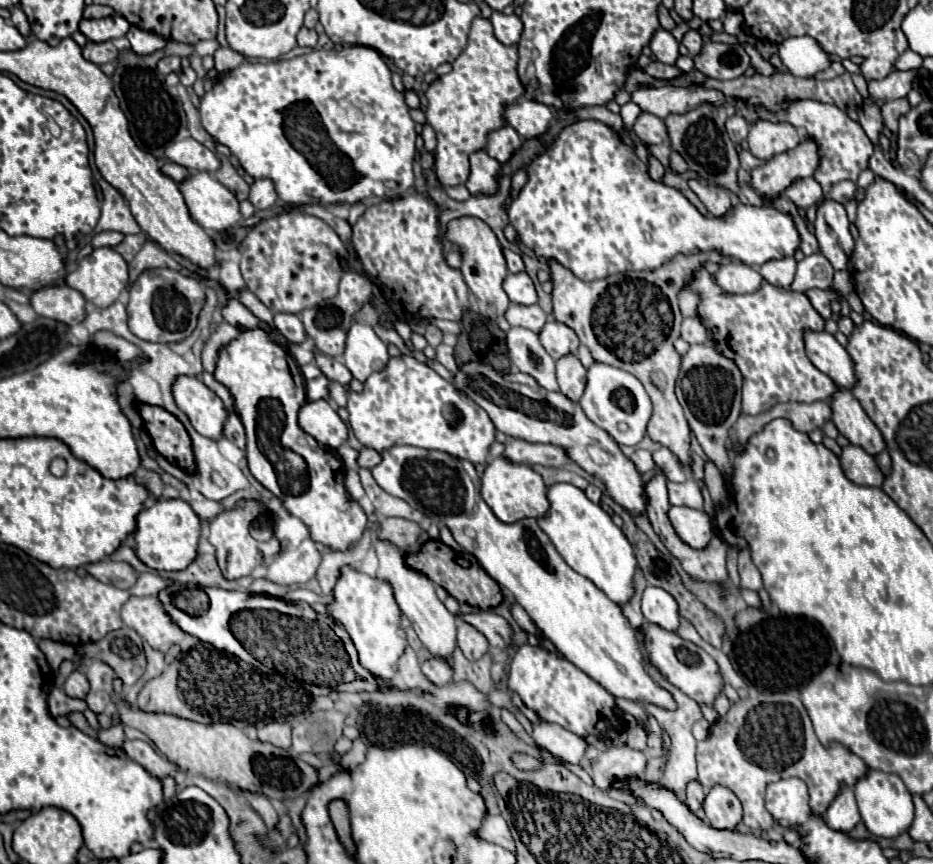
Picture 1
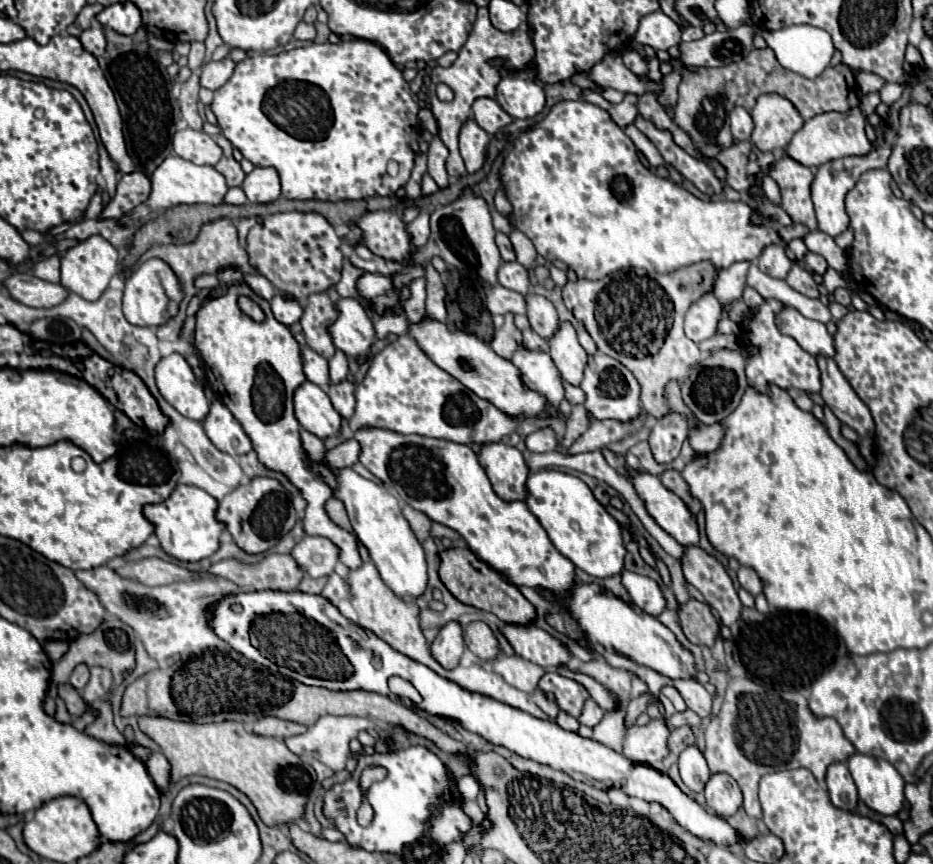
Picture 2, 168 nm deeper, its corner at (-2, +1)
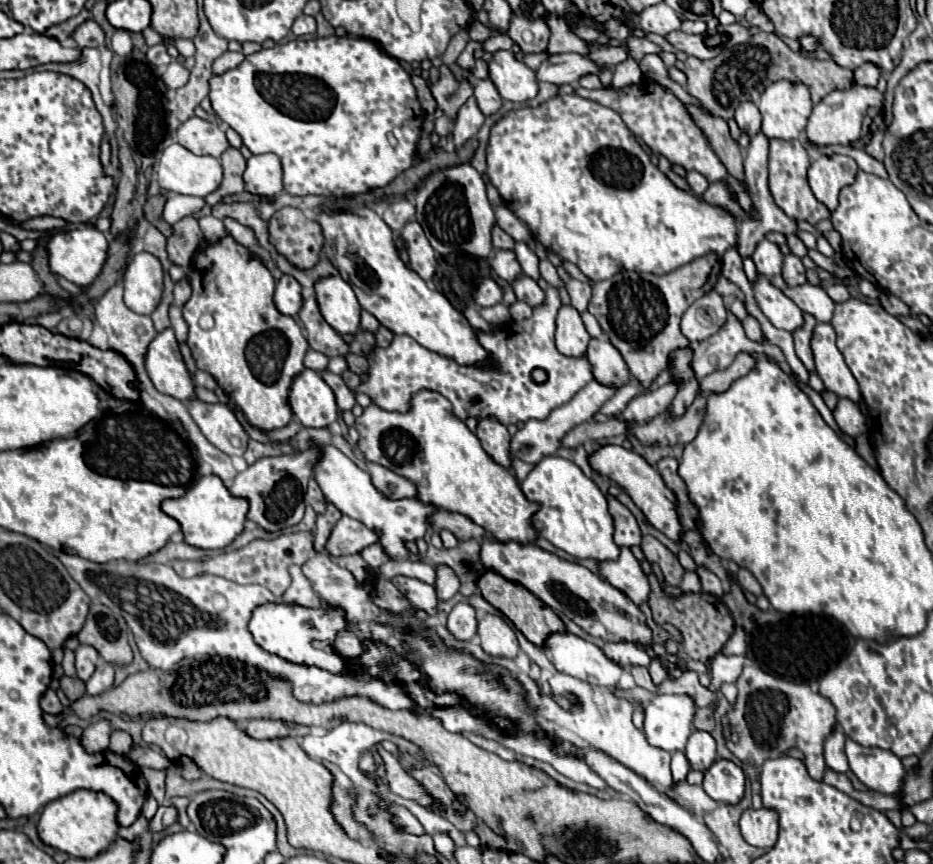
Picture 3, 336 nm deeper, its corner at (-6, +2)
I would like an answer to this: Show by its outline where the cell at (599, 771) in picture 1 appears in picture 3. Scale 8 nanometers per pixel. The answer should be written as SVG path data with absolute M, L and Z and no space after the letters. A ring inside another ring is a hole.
M656 694L644 708L644 734L652 746L666 752L686 748L696 714L694 698L688 694Z

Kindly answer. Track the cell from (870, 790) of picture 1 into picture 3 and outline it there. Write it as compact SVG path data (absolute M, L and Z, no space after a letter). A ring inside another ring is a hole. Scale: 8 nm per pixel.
M846 738L846 756L850 770L870 790L882 794L898 792L904 778L904 766L896 754L882 748L866 748Z

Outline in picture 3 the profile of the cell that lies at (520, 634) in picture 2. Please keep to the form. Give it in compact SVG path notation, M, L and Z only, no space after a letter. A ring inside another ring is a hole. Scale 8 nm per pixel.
M552 634L546 640L558 672L586 680L596 686L616 688L624 672L622 666L612 662L602 648L586 642L574 634Z

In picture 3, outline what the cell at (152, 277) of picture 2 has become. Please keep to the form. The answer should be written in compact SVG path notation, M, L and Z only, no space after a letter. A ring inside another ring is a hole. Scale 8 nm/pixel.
M148 252L130 258L124 272L124 302L138 314L150 314L162 298L162 266Z

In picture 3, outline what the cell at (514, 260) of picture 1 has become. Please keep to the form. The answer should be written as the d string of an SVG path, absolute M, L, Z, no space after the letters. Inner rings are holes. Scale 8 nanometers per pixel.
M494 224L494 228L492 228L492 244L494 244L494 248L498 248L498 250L512 250L514 248L514 240L512 240L512 236L508 236L498 224Z

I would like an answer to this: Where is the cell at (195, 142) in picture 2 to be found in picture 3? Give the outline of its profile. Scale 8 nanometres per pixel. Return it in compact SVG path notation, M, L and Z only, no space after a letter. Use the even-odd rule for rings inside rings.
M192 116L190 120L182 122L176 132L178 144L188 148L194 154L208 154L220 158L220 154L230 146L226 134L218 128L216 122Z

